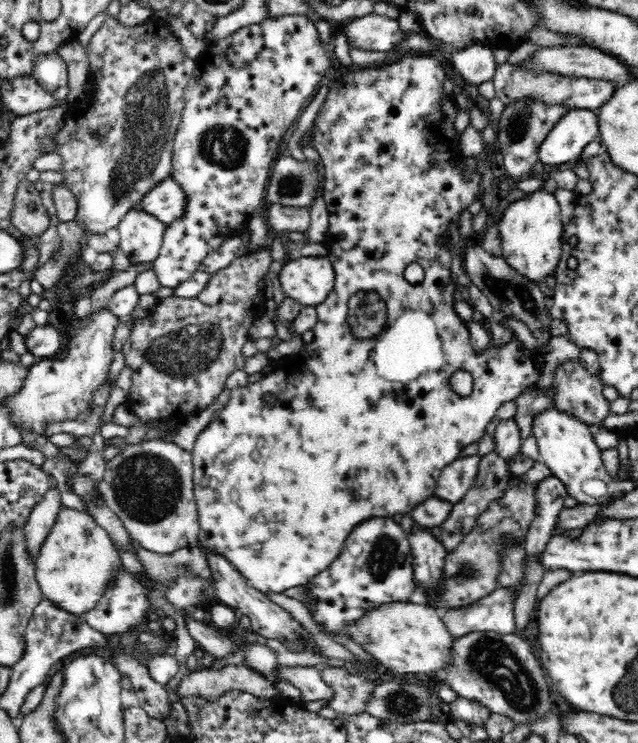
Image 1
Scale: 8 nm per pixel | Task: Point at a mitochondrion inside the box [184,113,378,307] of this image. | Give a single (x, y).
(221, 146)

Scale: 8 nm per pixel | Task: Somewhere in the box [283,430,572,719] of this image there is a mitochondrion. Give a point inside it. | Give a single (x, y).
(493, 660)

